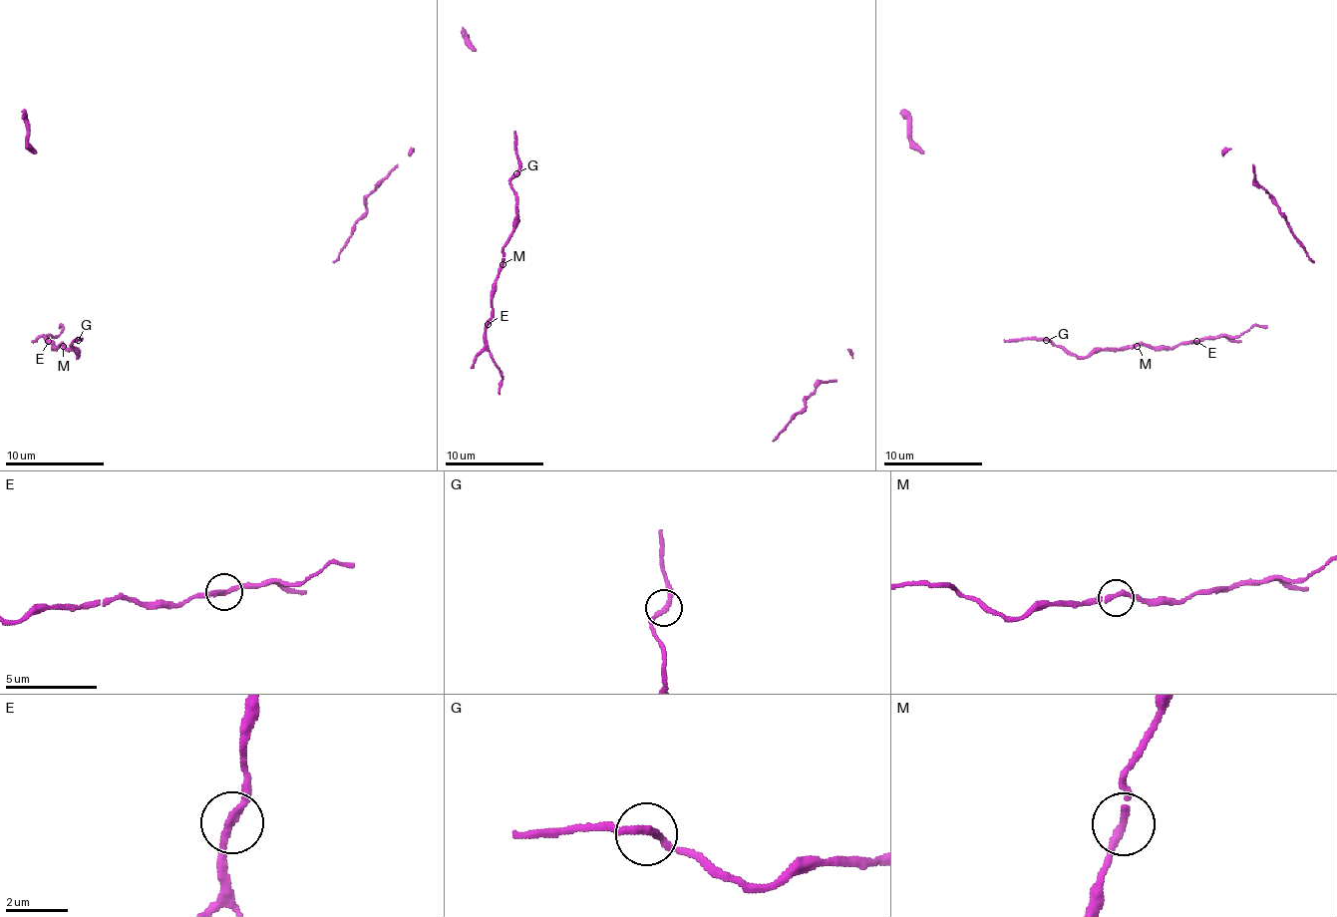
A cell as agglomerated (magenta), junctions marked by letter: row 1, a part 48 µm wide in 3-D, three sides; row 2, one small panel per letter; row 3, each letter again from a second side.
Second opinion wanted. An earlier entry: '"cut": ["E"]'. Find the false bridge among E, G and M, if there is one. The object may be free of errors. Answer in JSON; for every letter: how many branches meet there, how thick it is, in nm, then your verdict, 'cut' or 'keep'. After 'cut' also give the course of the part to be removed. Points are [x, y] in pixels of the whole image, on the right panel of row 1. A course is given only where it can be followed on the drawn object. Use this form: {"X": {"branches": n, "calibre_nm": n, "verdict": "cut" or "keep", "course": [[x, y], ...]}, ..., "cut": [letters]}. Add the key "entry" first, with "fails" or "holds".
{"entry": "fails", "E": {"branches": 2, "calibre_nm": 260, "verdict": "keep"}, "G": {"branches": 2, "calibre_nm": 260, "verdict": "keep"}, "M": {"branches": 2, "calibre_nm": 240, "verdict": "keep"}, "cut": []}

